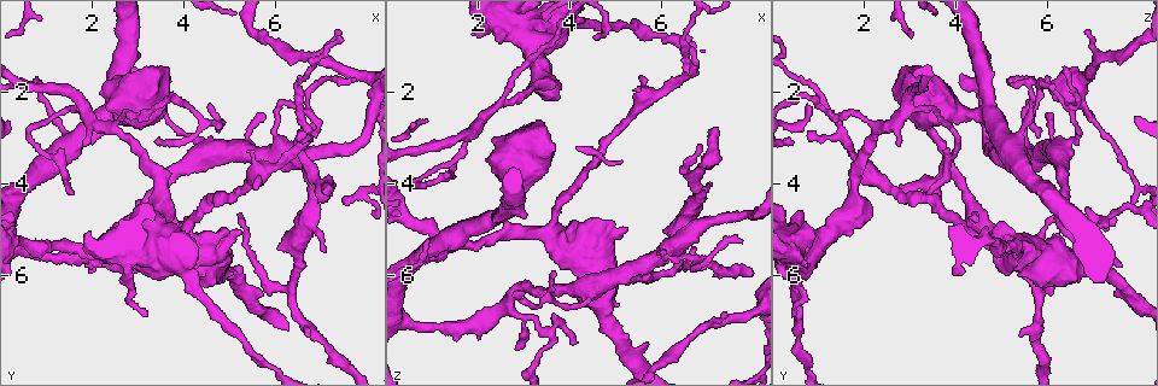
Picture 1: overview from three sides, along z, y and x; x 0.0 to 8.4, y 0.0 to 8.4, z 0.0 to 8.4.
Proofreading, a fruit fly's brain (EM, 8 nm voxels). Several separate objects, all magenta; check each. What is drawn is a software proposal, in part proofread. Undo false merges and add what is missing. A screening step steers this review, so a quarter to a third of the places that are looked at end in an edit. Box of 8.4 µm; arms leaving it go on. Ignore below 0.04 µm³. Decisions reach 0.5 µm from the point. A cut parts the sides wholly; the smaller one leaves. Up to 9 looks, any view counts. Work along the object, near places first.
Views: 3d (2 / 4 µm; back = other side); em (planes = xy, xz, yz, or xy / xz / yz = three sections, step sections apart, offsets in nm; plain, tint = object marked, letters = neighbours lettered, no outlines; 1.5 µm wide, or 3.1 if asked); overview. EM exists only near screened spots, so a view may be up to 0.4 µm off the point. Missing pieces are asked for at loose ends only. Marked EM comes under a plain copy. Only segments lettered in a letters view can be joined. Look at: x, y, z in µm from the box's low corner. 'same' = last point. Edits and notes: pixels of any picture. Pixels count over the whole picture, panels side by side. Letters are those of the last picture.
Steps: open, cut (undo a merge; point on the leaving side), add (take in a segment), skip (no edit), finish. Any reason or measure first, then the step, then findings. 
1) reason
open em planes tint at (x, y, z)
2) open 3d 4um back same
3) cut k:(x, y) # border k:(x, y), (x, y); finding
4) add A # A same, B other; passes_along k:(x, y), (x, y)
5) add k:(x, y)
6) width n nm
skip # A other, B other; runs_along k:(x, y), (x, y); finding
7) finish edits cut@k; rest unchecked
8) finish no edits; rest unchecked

branch stops here
open 3d 2um at (1.80, 5.75, 0.80)

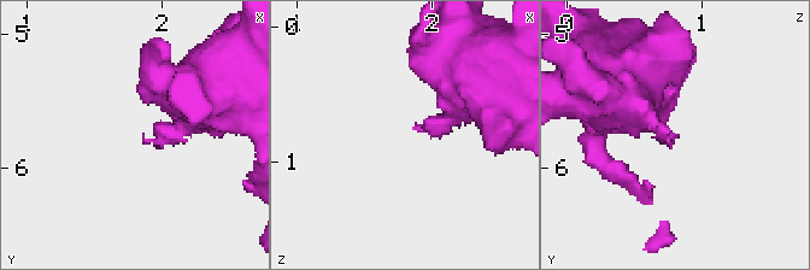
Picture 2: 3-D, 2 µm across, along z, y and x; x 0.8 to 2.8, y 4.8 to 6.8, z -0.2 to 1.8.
open em planes letters at (1.84, 5.80, 0.76)

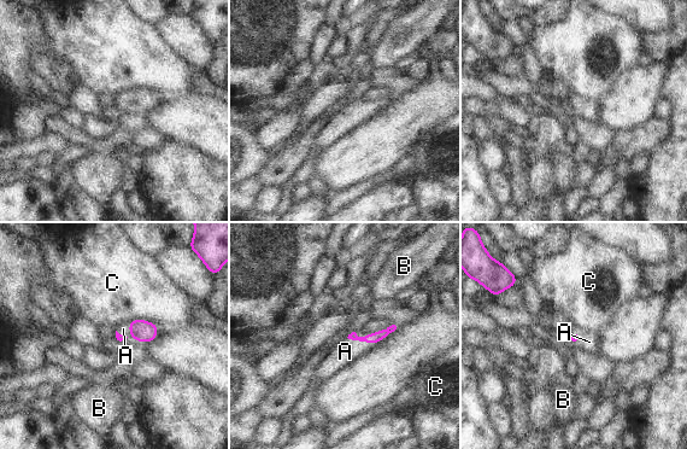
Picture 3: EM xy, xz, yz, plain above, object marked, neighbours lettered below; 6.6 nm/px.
add A # A same, B other, C other; passes_along 3:(376, 337), (363, 340), (345, 351); the neuron continues

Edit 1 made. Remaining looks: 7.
an open end
open 3d 2um at (6.65, 2.90, 0.85)

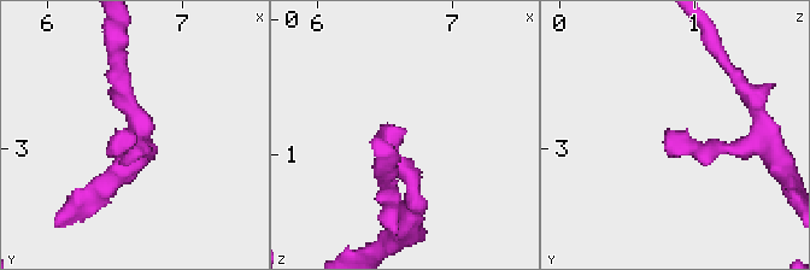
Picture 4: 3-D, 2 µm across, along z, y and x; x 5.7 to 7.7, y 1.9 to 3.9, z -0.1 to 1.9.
shape alone is not enough
open em yz step 8 tint at (6.66, 2.94, 0.78)

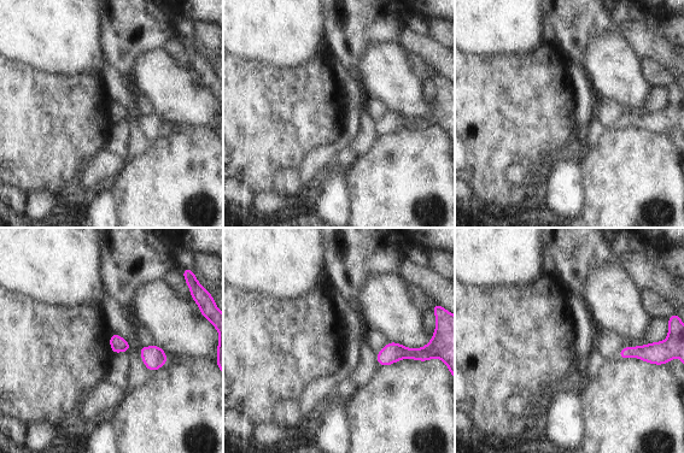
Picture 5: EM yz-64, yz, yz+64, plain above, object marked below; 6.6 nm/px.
open em planes letters same

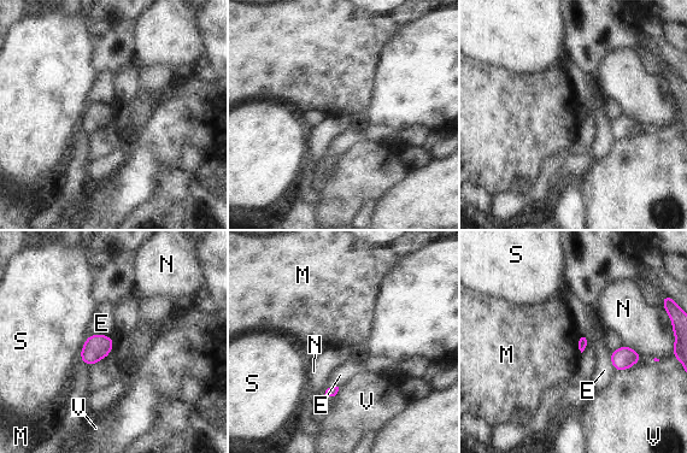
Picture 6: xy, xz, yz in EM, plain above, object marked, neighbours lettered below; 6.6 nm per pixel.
longest_contact N 240 nm
skip # E other, M other, N other, S other, V other; border 6:(582, 336), (577, 348); no lettered segment goes on from it

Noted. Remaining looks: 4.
branch stops here
open em planes letters at (7.25, 0.70, 6.85)

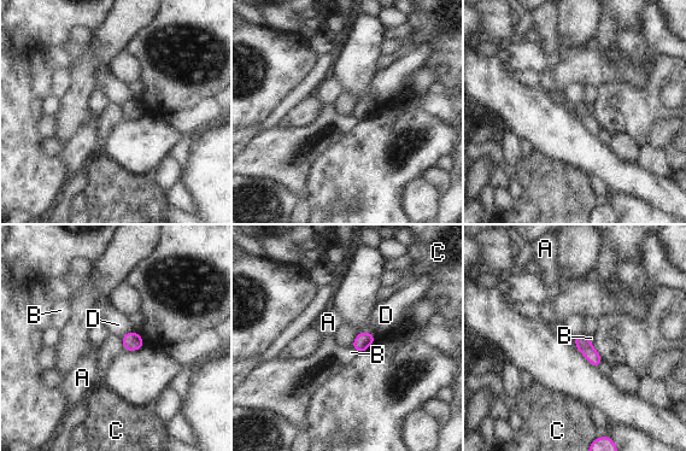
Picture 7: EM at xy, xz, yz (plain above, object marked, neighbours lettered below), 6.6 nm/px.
width 100 nm
skip # A other, B other, C other, D other; border 7:(134, 332), (127, 332), (122, 338); none of them fits

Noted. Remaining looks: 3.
tapers out
open em planes letters at (5.15, 4.70, 6.15)

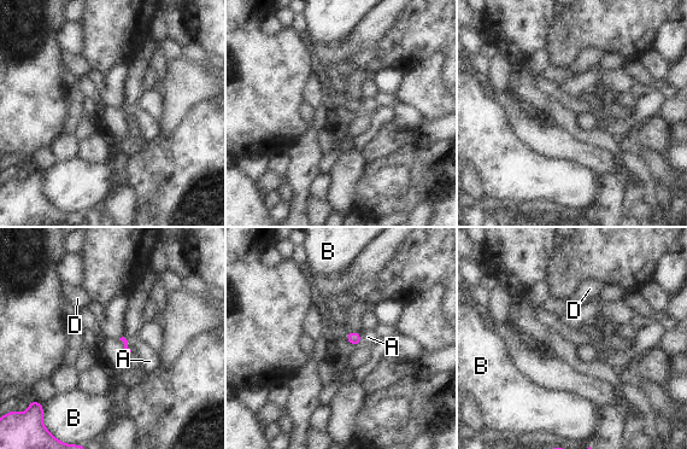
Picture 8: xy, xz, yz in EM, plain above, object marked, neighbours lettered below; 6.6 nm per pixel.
skip # A other, B other, D other; border 8:(359, 332), (362, 342); no lettered segment goes on from it

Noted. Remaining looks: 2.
finish edits add@3; rest unchecked

